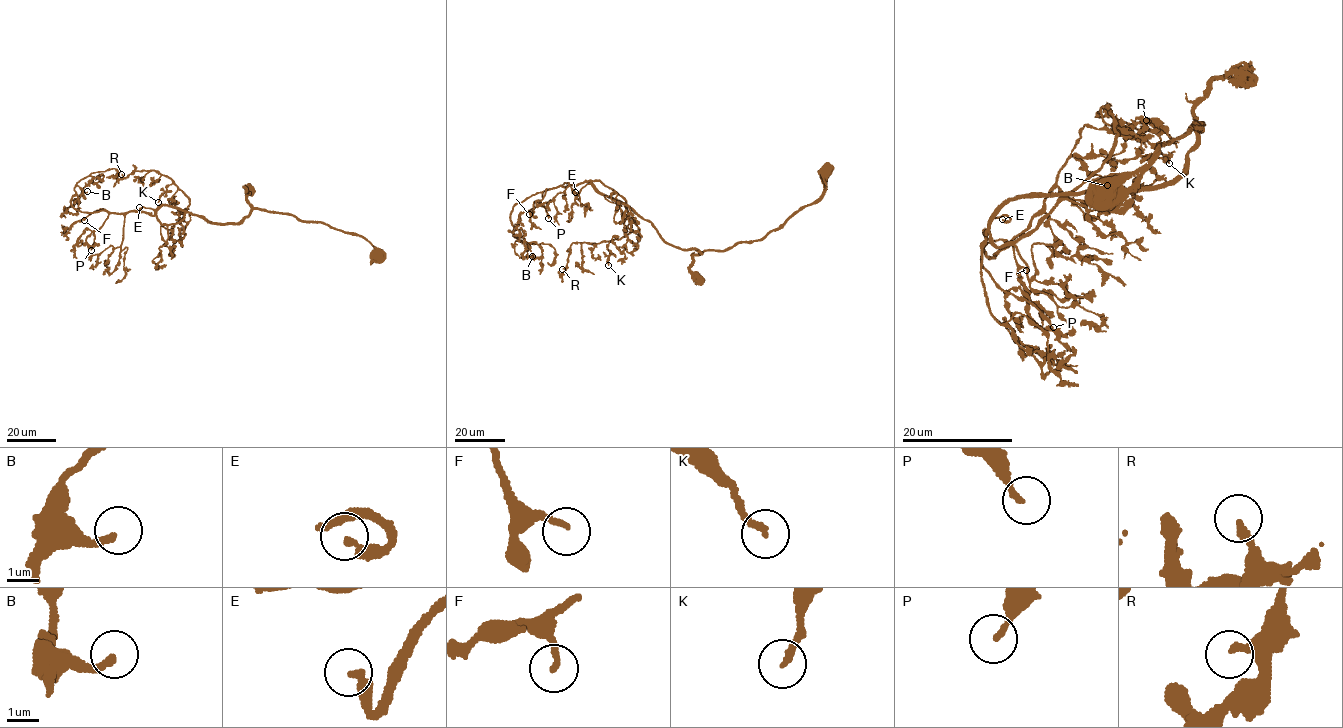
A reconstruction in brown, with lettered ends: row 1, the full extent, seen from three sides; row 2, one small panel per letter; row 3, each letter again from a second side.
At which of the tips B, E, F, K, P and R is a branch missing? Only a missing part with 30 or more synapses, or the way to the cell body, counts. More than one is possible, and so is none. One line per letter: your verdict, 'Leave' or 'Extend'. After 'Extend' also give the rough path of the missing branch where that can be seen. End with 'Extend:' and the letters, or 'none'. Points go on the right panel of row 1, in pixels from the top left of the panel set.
B: Leave
E: Extend. Course of what is missing: (1002, 219), (992, 239), (1003, 288), (1023, 314), (1037, 314), (1053, 335), (1068, 337), (1097, 351)
F: Extend. Course of what is missing: (1026, 270), (1039, 264), (1036, 256), (1039, 255), (1036, 250)
K: Leave
P: Extend. Course of what is missing: (1053, 327), (1061, 347), (1071, 350)
R: Leave
Extend: E, F, P

